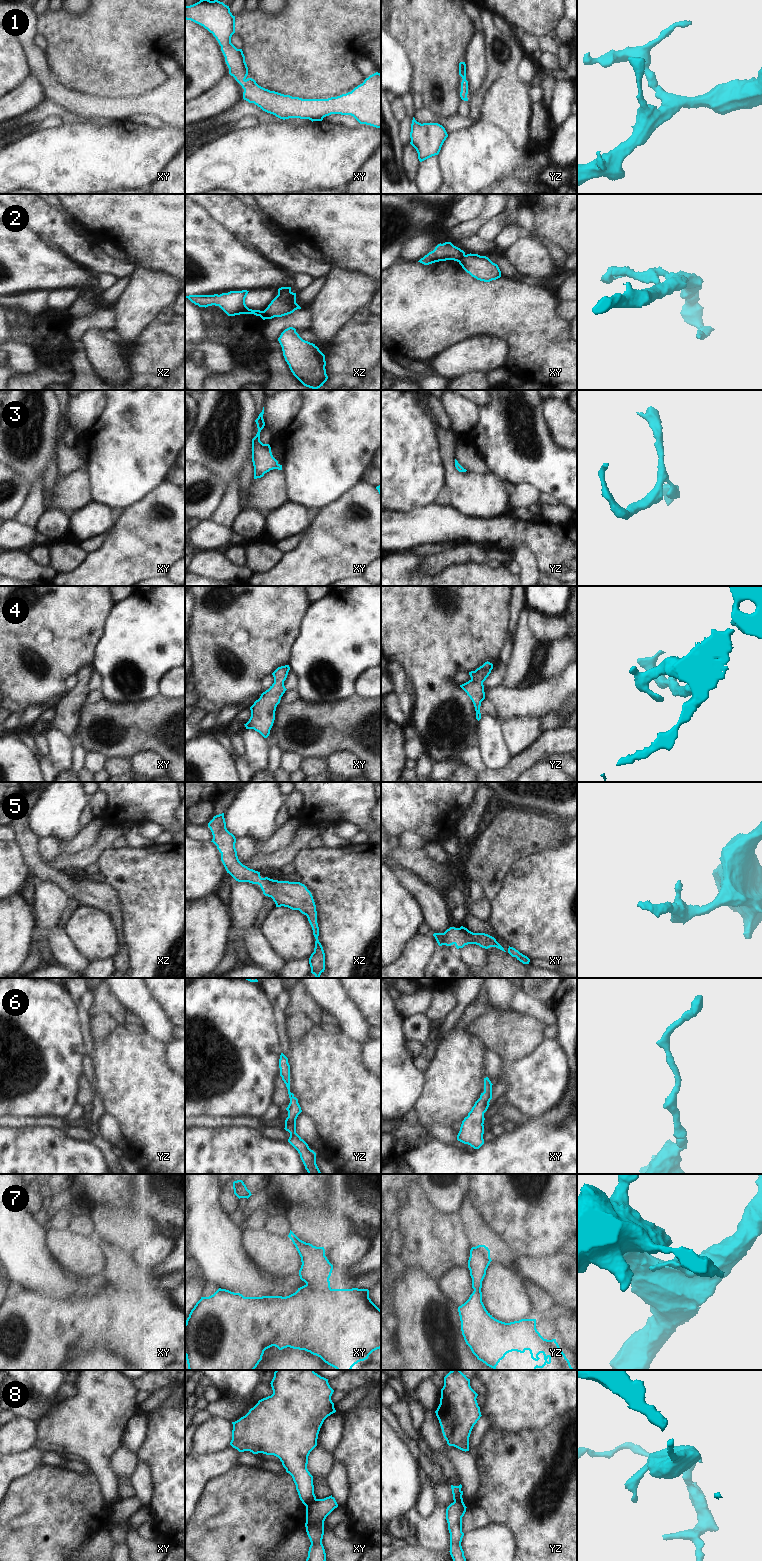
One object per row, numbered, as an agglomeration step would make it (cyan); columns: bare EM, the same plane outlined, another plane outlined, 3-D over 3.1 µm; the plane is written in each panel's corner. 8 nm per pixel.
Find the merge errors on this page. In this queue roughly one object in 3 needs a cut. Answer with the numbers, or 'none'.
2, 8

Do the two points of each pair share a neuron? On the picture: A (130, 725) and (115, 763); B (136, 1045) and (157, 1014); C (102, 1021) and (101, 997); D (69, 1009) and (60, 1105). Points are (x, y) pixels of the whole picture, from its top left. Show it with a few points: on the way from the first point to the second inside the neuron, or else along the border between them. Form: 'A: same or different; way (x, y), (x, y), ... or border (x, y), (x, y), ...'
A: different; border (128, 758), (107, 759)
B: different; border (144, 1030), (165, 1044)
C: different; border (90, 1015), (105, 1013), (118, 1023)
D: same; way (58, 1033), (58, 1081)

